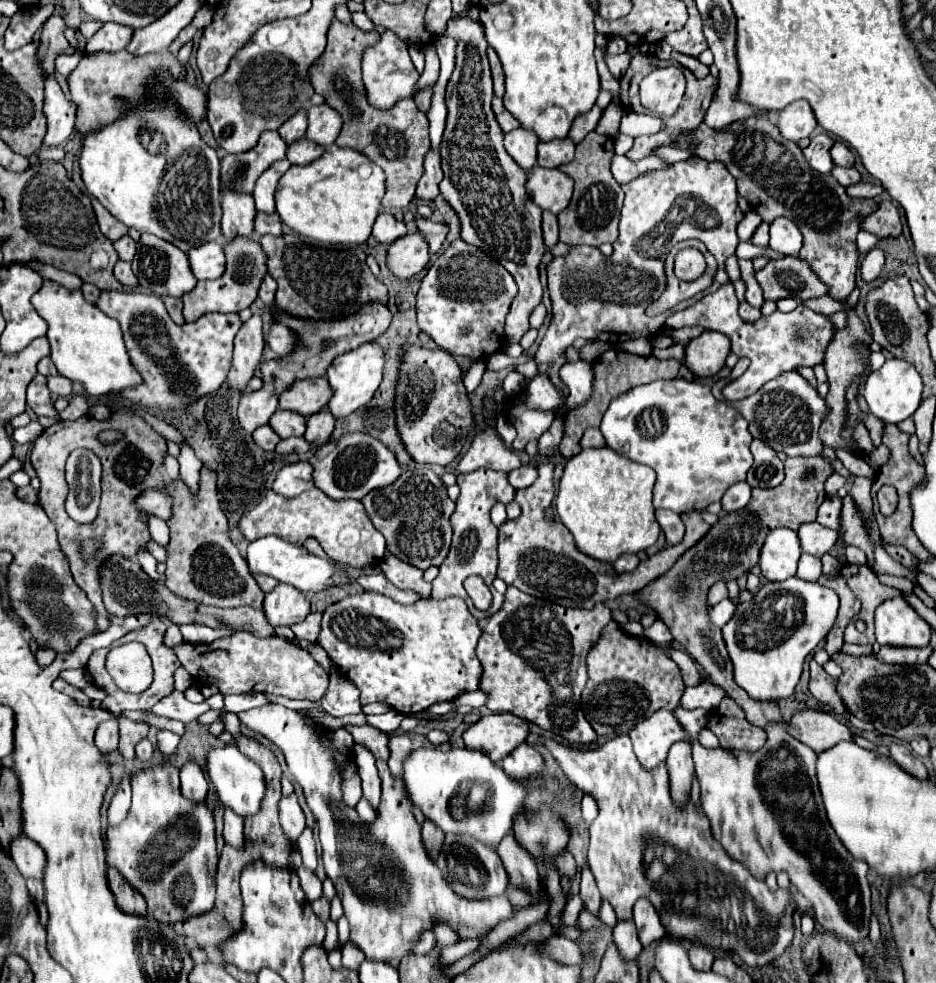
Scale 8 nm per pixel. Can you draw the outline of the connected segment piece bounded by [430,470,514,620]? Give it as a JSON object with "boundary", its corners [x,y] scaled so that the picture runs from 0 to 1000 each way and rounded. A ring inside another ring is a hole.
{"boundary":[[[506,478],[502,482],[491,482],[489,484],[489,494],[491,494],[491,505],[487,509],[487,519],[485,519],[485,523],[481,527],[483,537],[485,537],[483,557],[481,557],[476,570],[470,574],[470,584],[462,590],[462,604],[459,604],[459,608],[472,610],[472,608],[489,606],[489,608],[494,608],[500,614],[500,621],[504,623],[504,627],[513,631],[513,629],[519,629],[519,627],[528,627],[536,619],[536,612],[538,612],[538,606],[532,604],[526,598],[526,590],[530,588],[530,578],[532,578],[532,566],[530,566],[532,537],[524,529],[524,517],[530,511],[543,513],[545,509],[549,509],[549,496],[543,492],[541,482],[538,480],[530,480],[530,478]],[[502,584],[515,586],[519,596],[528,604],[528,612],[526,612],[526,619],[521,623],[509,621],[504,610],[500,608],[500,604],[496,604],[494,592]]]}

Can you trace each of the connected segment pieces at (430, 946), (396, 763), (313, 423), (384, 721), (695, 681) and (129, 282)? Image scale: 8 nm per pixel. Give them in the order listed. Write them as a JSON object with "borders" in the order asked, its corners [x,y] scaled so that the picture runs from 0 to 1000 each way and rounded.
{"borders":[[[[453,948],[451,950],[451,954],[449,954],[449,958],[444,960],[444,968],[447,970],[457,970],[459,966],[464,966],[464,964],[468,964],[468,960],[466,960],[466,952],[462,950],[462,948]]],[[[417,747],[417,755],[415,755],[415,761],[417,761],[417,771],[415,771],[415,779],[417,779],[417,785],[421,789],[427,789],[429,787],[429,775],[432,771],[449,761],[451,755],[449,751],[440,751],[438,747]]],[[[342,417],[342,419],[338,419],[335,423],[329,425],[325,446],[329,450],[333,450],[335,454],[344,454],[355,444],[357,431],[359,431],[359,425],[353,425],[353,419],[350,417]]],[[[417,722],[417,724],[408,726],[408,728],[391,728],[391,737],[393,739],[404,741],[406,745],[412,745],[412,747],[415,745],[423,745],[429,732],[432,732],[432,728],[427,724],[423,724],[423,722]]],[[[718,661],[718,663],[714,663],[716,665],[716,669],[724,675],[724,680],[726,680],[726,684],[729,684],[729,692],[731,692],[731,696],[733,698],[746,698],[746,696],[750,696],[750,688],[748,688],[748,684],[746,684],[746,680],[744,680],[744,675],[741,675],[741,671],[733,665],[733,663],[729,663],[729,661]]],[[[126,264],[124,271],[122,271],[122,281],[124,281],[130,289],[135,289],[135,291],[145,291],[145,289],[147,289],[147,285],[145,285],[141,273],[139,273],[139,267]]]]}

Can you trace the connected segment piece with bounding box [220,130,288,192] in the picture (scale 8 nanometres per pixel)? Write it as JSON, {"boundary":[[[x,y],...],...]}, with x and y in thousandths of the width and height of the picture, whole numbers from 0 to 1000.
{"boundary":[[[282,132],[269,153],[261,157],[241,157],[237,161],[235,181],[250,193],[269,195],[278,177],[286,173],[291,165],[306,159],[306,151],[308,146],[299,140],[295,132]]]}

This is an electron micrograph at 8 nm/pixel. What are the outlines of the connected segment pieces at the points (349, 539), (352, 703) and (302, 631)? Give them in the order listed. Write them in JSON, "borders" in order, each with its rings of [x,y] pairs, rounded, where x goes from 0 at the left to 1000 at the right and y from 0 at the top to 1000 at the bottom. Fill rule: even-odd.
{"borders":[[[[333,496],[318,507],[301,507],[301,503],[293,503],[286,498],[284,505],[276,511],[274,517],[263,521],[254,529],[254,537],[265,551],[271,551],[284,543],[295,543],[312,553],[323,555],[327,547],[338,547],[344,560],[365,574],[387,578],[393,574],[404,574],[412,564],[410,545],[397,535],[393,529],[387,511],[382,509],[355,509],[344,498]]],[[[363,684],[353,686],[353,698],[342,712],[342,718],[359,730],[387,724],[382,700],[378,698],[378,694],[374,694],[374,690]]],[[[329,625],[325,633],[321,635],[314,635],[312,637],[312,643],[316,645],[318,651],[329,651],[329,653],[338,653],[340,645],[342,645],[342,631],[344,631],[344,625]]]]}

